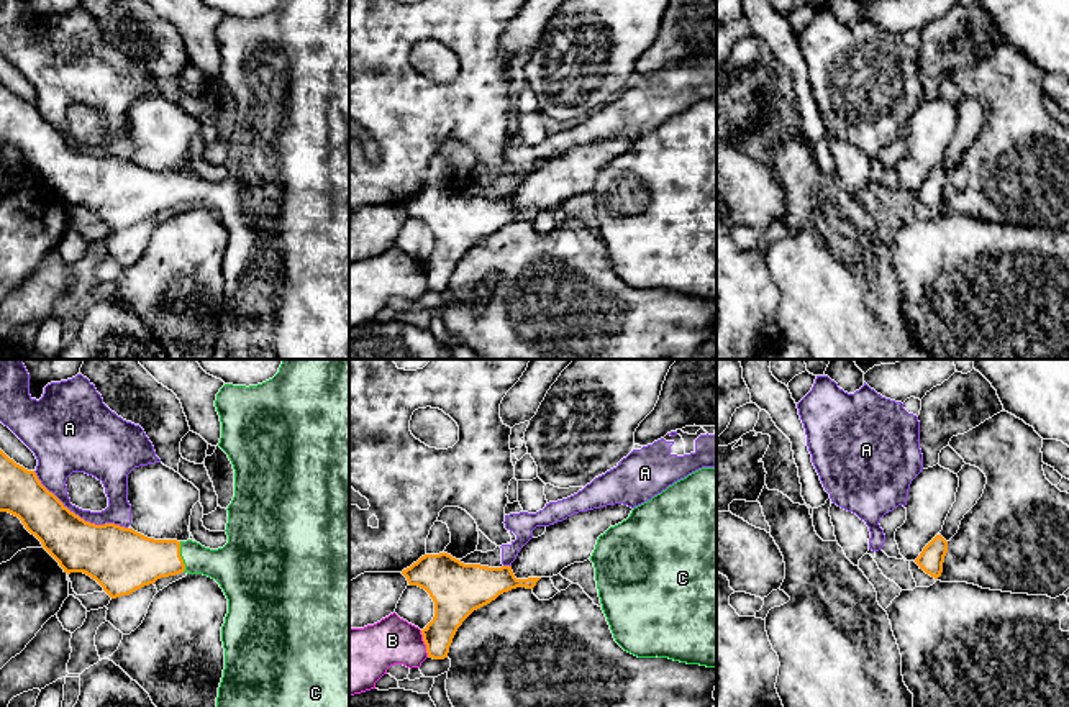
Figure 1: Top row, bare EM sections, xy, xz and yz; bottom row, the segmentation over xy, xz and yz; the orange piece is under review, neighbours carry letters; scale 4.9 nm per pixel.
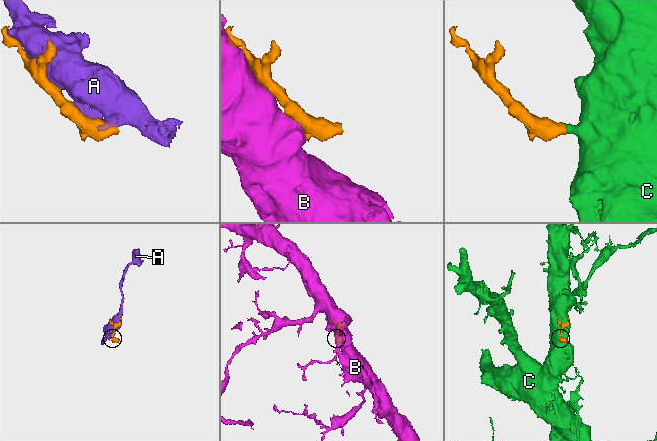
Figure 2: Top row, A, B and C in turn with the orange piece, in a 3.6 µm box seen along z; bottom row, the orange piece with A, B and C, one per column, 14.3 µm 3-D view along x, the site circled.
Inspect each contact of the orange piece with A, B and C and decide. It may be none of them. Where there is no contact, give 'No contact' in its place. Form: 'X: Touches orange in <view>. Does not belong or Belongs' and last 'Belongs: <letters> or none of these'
A: Touches orange in xy. Does not belong
B: Touches orange in xz. Does not belong
C: Touches orange in xy. Belongs
Belongs: C

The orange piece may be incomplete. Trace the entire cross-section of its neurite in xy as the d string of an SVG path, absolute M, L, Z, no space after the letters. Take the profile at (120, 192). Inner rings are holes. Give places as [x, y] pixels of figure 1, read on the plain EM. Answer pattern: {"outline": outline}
{"outline": "M279 0L279 5L257 18L225 16L216 26L216 44L221 54L218 79L228 87L234 102L234 130L228 138L226 167L223 180L210 182L197 174L154 172L133 161L115 156L95 157L71 144L49 125L34 103L16 97L0 82L0 144L21 153L43 180L59 195L64 205L84 205L95 212L111 230L130 228L154 217L161 210L180 205L203 207L215 212L228 231L228 246L221 259L225 302L218 320L215 351L212 359L349 359L349 0Z"}

